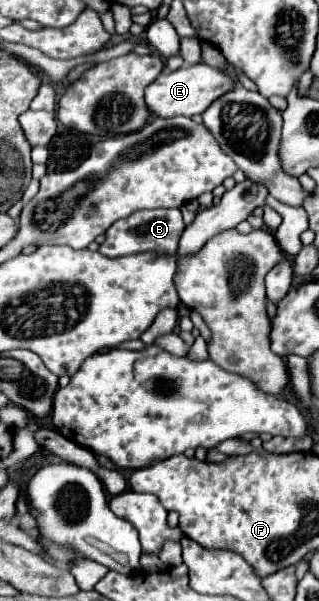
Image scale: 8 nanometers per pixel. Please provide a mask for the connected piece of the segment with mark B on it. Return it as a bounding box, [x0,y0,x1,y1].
[98,209,184,257]

